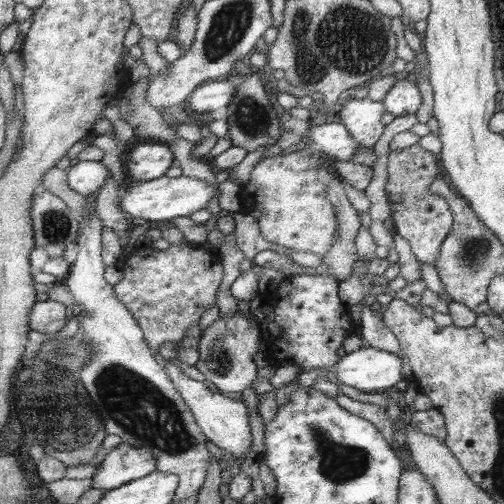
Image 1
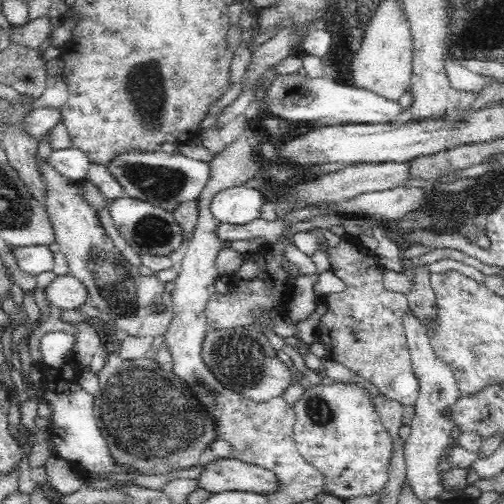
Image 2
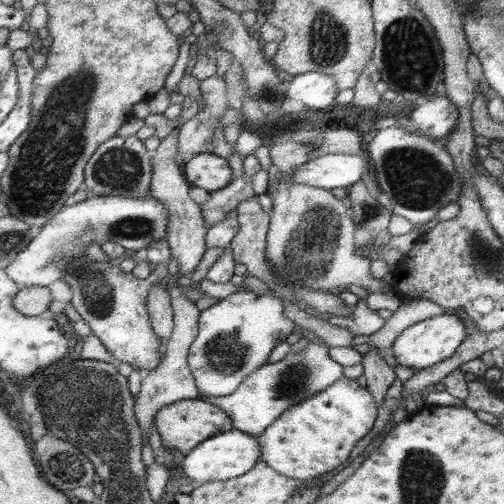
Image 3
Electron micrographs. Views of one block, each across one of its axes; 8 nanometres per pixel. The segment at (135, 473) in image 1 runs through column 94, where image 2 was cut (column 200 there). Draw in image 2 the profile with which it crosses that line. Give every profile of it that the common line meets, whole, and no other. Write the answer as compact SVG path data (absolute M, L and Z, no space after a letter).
M218 460L206 468L202 474L200 488L222 494L222 492L254 492L260 496L280 494L286 490L286 484L266 468L246 464L242 460Z

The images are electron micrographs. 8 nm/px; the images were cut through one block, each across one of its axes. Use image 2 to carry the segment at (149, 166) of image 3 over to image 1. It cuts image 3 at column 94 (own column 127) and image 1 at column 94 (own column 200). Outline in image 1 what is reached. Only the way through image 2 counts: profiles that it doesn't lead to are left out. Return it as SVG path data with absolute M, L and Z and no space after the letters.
M77 162L75 166L71 166L69 172L71 188L79 196L87 196L87 198L99 194L107 178L109 178L109 170L101 162Z

